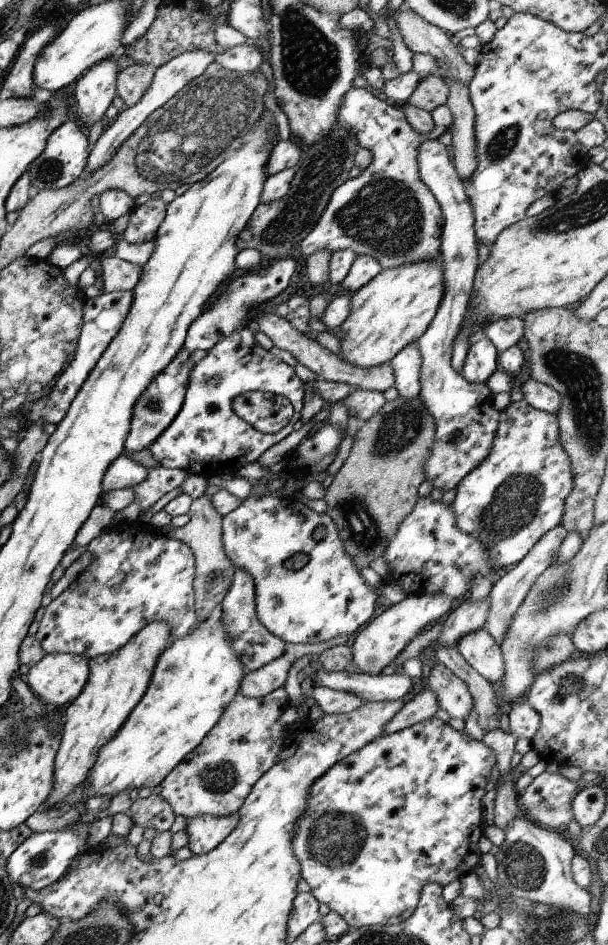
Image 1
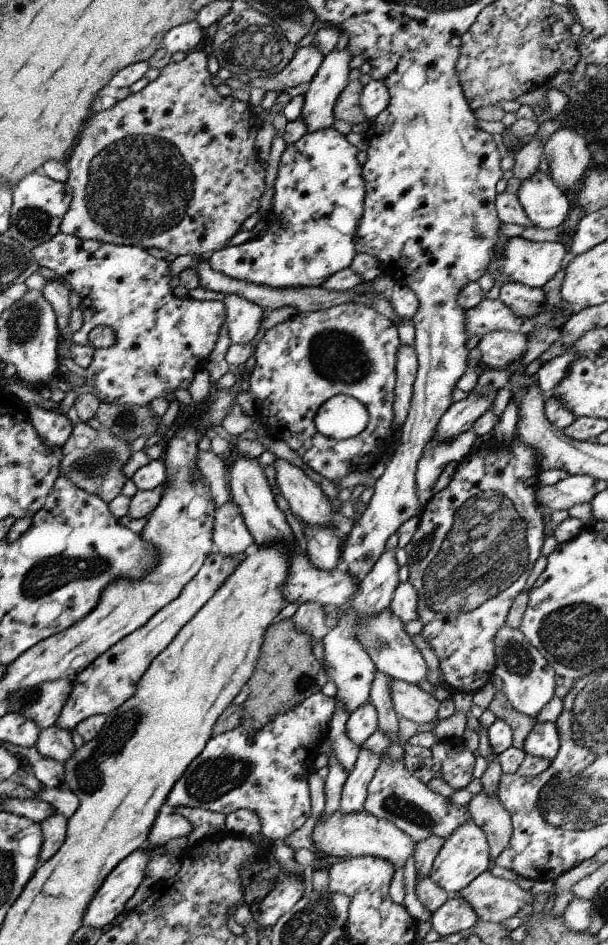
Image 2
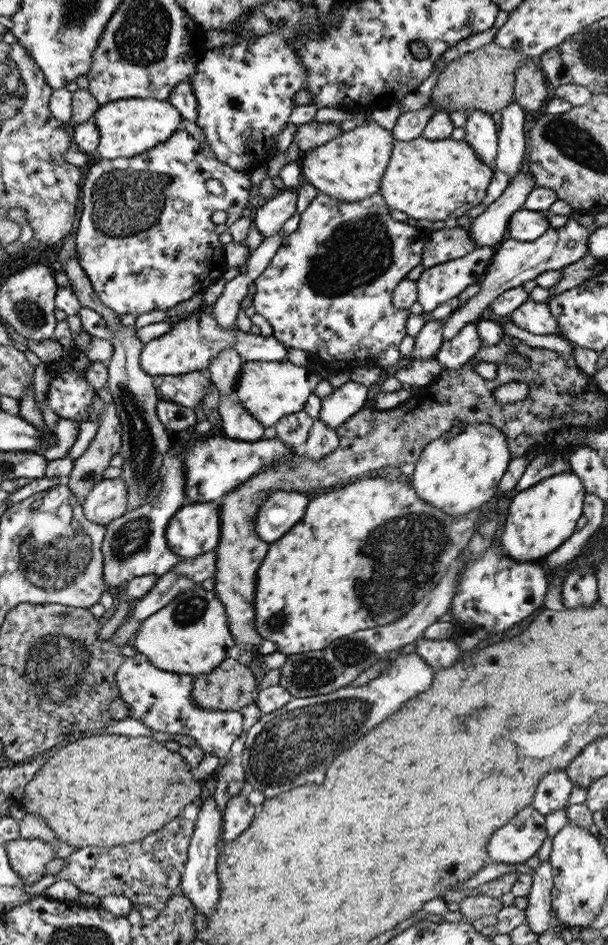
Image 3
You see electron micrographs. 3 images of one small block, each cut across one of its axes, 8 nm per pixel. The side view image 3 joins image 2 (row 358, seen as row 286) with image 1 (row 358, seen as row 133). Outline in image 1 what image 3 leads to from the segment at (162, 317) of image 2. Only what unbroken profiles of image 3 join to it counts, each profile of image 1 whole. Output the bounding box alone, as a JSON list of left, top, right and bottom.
[124,348,193,454]

